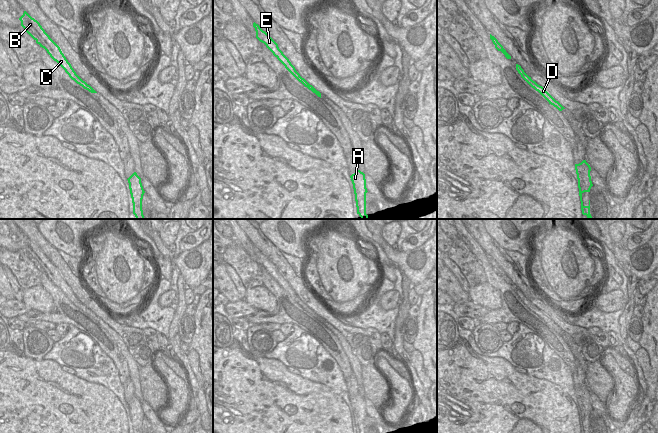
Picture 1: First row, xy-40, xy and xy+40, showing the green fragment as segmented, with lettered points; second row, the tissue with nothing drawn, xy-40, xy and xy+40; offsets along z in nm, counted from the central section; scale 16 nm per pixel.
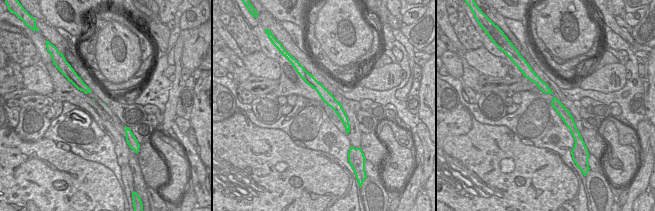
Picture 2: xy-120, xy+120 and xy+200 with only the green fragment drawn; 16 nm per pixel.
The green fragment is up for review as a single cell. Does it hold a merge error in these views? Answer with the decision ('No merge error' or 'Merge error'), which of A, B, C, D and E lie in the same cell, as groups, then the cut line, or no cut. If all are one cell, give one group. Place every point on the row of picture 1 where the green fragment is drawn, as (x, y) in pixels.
Merge error. Groups: A D / B C E. Split along xy (297, 72), (294, 76).

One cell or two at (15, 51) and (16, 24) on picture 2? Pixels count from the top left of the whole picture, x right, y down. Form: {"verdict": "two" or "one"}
{"verdict": "two"}

